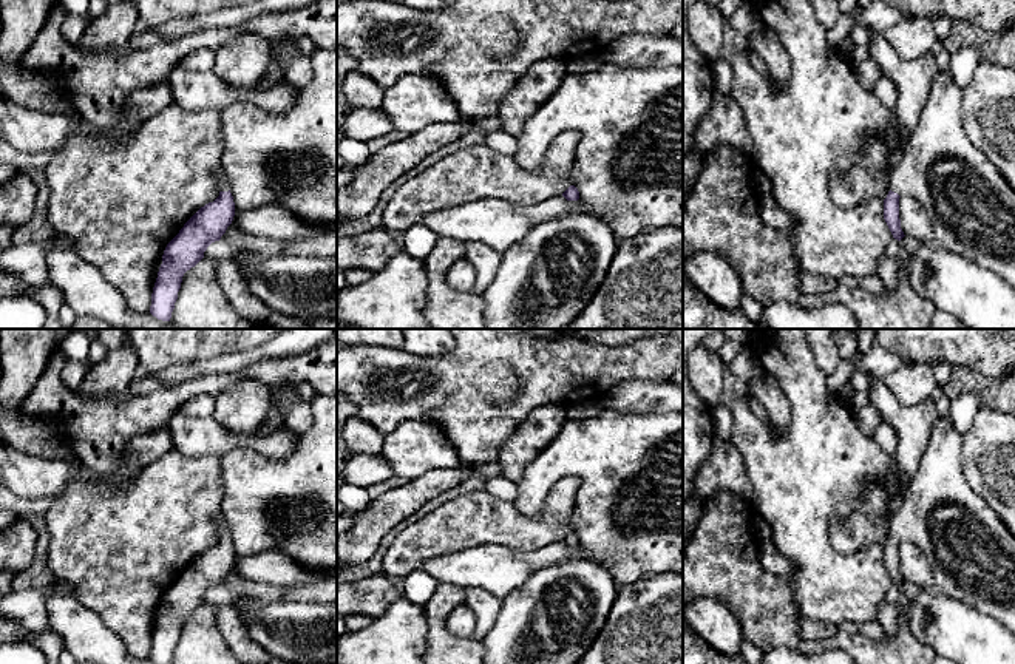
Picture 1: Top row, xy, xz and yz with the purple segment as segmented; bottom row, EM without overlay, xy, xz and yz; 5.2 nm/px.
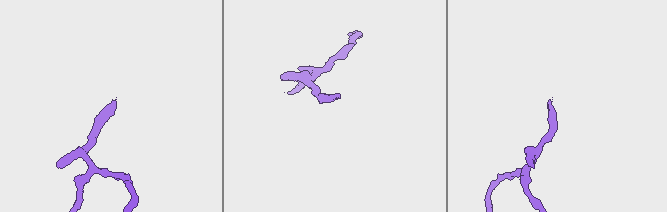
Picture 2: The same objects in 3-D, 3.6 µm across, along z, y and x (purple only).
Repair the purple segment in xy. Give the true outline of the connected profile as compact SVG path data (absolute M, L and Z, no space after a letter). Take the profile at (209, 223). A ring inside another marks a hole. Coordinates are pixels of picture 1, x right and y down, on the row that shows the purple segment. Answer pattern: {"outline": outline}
{"outline": "M222 168L218 173L219 196L201 207L167 244L151 293L150 313L170 321L182 276L195 267L207 247L219 241L235 216L235 202Z"}

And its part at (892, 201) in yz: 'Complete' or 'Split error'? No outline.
Split error

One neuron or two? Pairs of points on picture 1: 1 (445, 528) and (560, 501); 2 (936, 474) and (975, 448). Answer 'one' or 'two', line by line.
1: one
2: two

